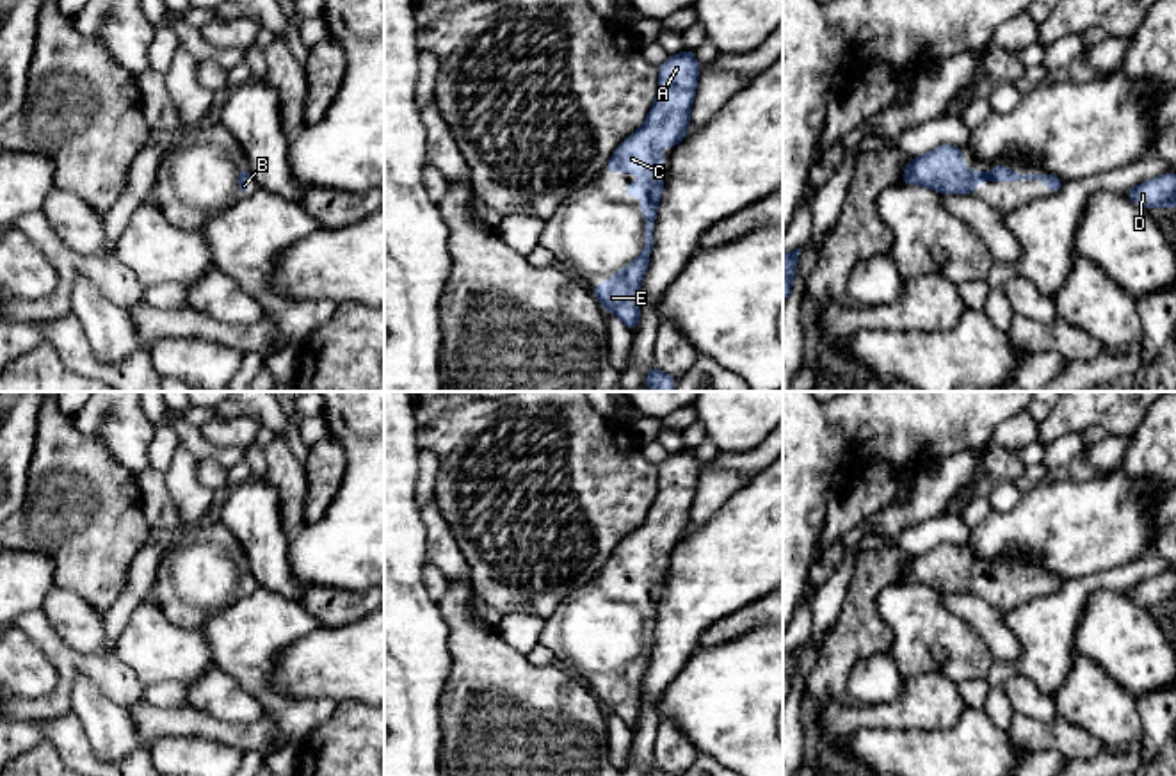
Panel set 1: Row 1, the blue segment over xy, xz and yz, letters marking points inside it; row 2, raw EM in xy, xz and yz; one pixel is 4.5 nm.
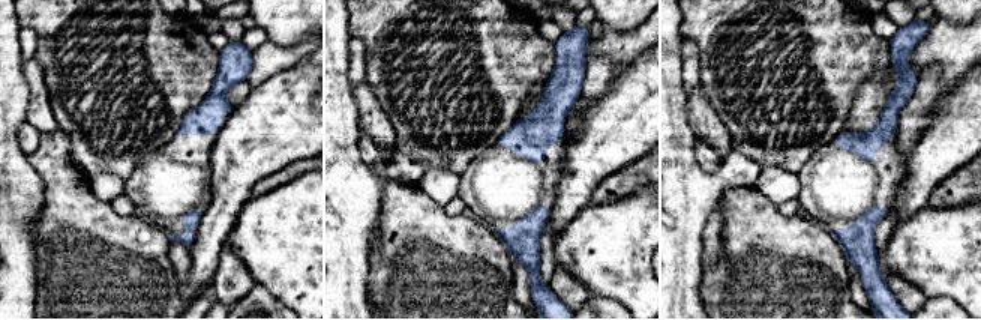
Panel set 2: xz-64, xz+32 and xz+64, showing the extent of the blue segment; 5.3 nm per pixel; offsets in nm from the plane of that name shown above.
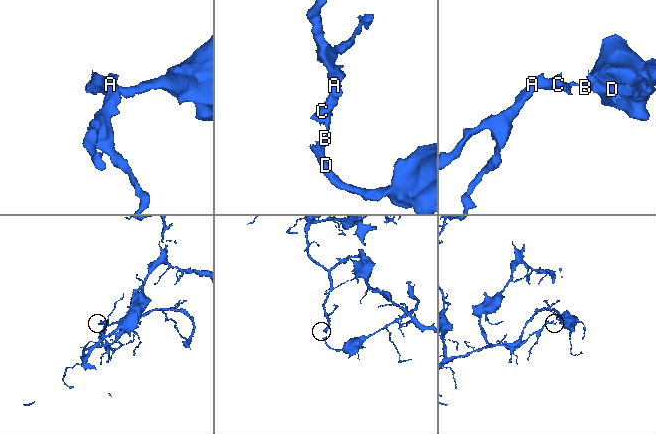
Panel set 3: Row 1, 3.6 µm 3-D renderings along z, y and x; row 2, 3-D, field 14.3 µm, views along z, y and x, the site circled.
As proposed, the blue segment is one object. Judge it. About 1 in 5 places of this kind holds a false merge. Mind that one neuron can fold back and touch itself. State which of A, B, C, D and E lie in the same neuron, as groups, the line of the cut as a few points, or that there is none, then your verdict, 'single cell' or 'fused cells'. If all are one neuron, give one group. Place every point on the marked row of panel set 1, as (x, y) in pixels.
A B C D E | no cut | single cell

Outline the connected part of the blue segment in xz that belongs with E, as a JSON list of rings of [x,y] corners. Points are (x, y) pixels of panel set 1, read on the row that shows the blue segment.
[[[685,48],[678,55],[669,55],[658,66],[658,94],[644,123],[617,146],[603,169],[603,173],[640,173],[646,183],[642,187],[640,182],[630,182],[623,187],[624,198],[637,198],[640,190],[644,192],[639,205],[646,219],[642,253],[614,272],[608,283],[601,281],[591,288],[605,311],[617,315],[632,333],[637,331],[640,319],[639,290],[649,265],[656,210],[664,190],[665,167],[660,146],[676,148],[687,137],[699,73],[701,66],[694,50]]]

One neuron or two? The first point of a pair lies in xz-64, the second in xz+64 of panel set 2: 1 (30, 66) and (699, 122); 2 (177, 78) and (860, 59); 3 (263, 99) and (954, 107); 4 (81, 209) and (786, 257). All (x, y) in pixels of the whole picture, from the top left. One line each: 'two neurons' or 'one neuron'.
1: one neuron
2: one neuron
3: one neuron
4: one neuron

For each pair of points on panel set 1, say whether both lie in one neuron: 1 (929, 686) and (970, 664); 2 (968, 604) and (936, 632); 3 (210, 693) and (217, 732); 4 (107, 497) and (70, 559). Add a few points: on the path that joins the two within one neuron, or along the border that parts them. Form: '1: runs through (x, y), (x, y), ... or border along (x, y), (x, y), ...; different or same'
1: border along (908, 677), (942, 671), (956, 682); different
2: border along (945, 595), (945, 606), (963, 618), (986, 643); different
3: border along (187, 703), (217, 719), (258, 719); different
4: runs through (91, 513), (89, 540), (86, 543); same

